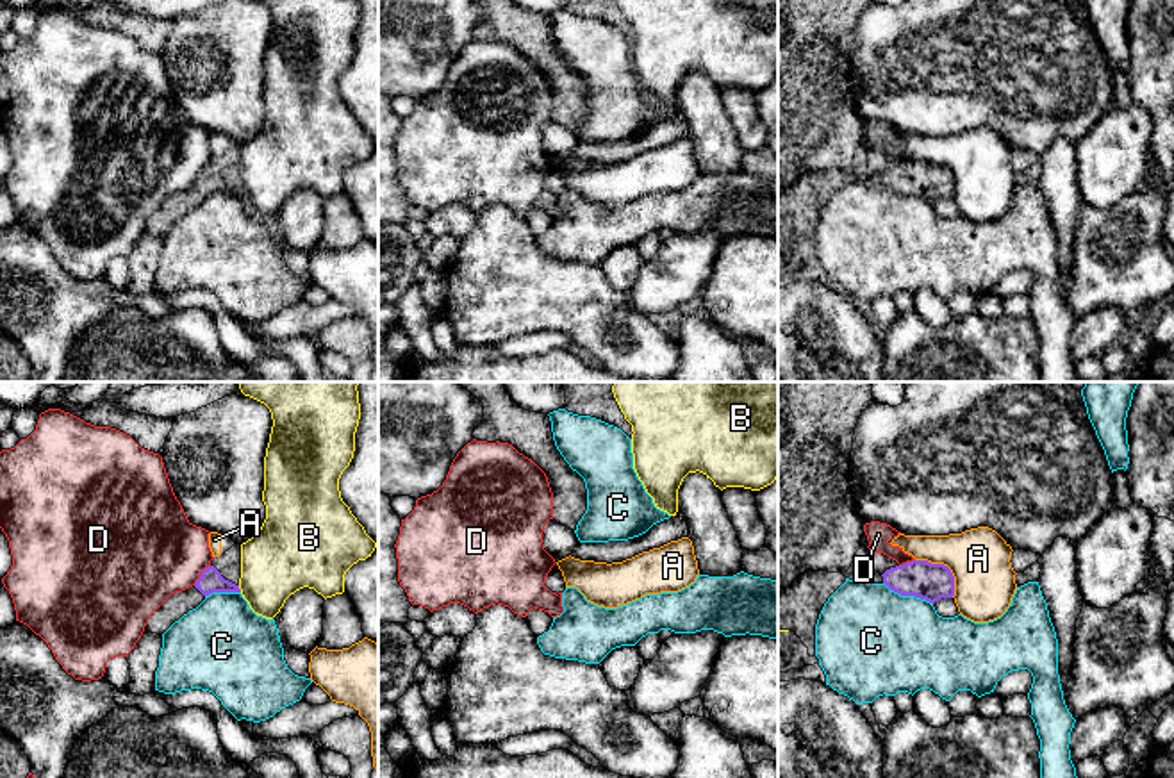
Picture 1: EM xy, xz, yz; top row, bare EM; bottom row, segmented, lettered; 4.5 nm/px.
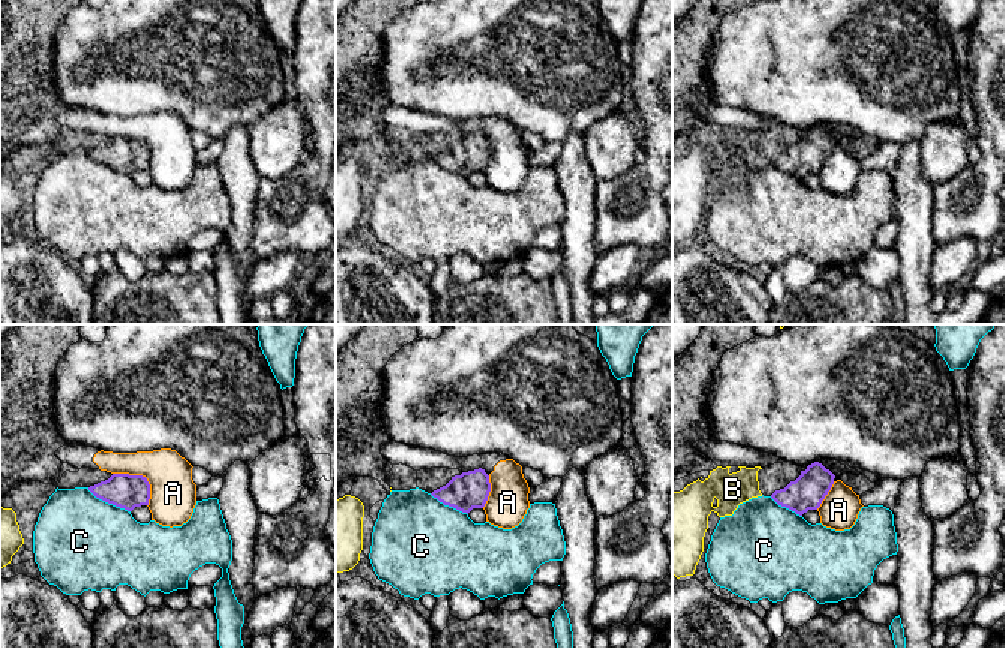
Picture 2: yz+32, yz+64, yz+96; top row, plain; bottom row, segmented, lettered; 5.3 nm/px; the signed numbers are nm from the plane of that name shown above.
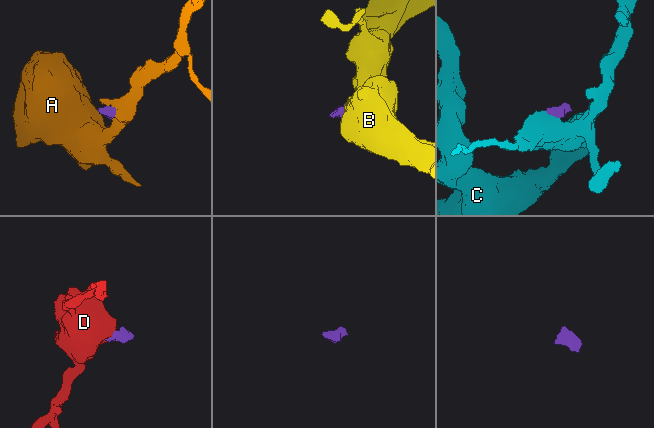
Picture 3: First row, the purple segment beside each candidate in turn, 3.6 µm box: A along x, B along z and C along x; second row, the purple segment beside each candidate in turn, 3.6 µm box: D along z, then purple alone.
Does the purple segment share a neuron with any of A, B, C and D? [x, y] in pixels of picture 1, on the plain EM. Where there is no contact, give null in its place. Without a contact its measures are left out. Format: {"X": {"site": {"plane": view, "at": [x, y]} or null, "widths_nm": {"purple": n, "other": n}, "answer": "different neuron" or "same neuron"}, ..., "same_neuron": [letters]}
{"A": {"site": {"plane": "yz", "at": [946, 166]}, "widths_nm": {"purple": 170, "other": 280}, "answer": "different neuron"}, "B": {"site": {"plane": "xy", "at": [239, 190]}, "widths_nm": {"purple": 110, "other": 320}, "answer": "different neuron"}, "C": {"site": {"plane": "yz", "at": [909, 195]}, "widths_nm": {"purple": 170, "other": 460}, "answer": "different neuron"}, "D": {"site": {"plane": "xy", "at": [200, 175]}, "widths_nm": {"purple": 110, "other": 420}, "answer": "different neuron"}, "same_neuron": []}

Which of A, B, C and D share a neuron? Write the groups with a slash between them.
A / B / C / D

